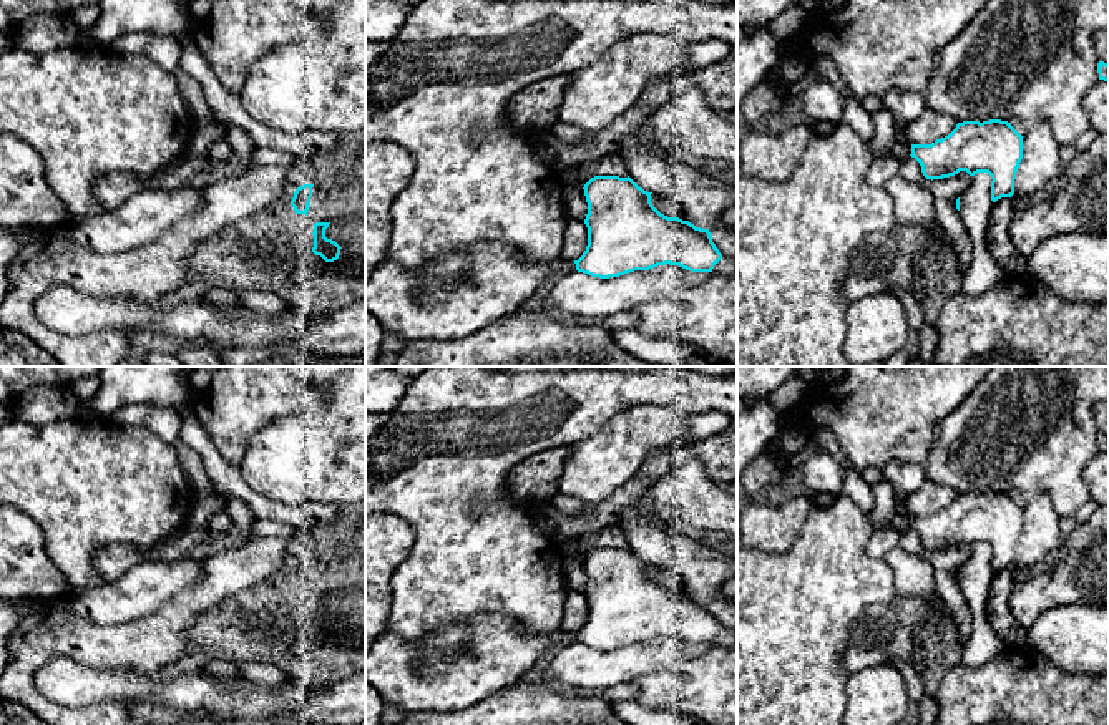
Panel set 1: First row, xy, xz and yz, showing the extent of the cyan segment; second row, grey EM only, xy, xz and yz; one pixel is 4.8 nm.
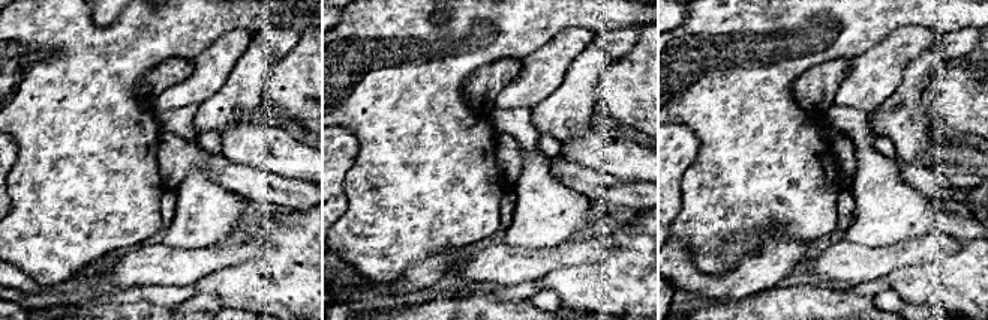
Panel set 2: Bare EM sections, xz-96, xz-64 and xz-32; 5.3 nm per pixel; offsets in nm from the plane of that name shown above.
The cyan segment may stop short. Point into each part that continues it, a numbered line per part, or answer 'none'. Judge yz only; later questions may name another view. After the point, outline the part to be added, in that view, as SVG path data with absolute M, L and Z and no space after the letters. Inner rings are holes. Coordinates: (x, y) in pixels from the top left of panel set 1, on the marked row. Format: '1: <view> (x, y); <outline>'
1: yz (897, 150); M895 141L895 143L890 146L888 154L890 154L890 156L895 156L895 158L898 158L898 159L903 159L903 158L906 158L906 156L911 154L911 144L901 144L901 143Z

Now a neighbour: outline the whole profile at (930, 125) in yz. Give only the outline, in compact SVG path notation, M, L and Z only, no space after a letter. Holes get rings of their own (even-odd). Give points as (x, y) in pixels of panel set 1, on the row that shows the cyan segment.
M925 108L915 121L905 124L905 133L910 144L931 144L948 136L956 124L953 118Z

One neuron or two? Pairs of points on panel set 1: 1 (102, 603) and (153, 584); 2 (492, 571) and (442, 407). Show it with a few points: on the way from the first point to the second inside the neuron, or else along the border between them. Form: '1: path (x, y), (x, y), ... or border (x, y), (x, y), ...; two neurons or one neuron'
1: path (115, 603), (140, 593); one neuron
2: path (470, 530), (447, 480), (445, 448); one neuron

